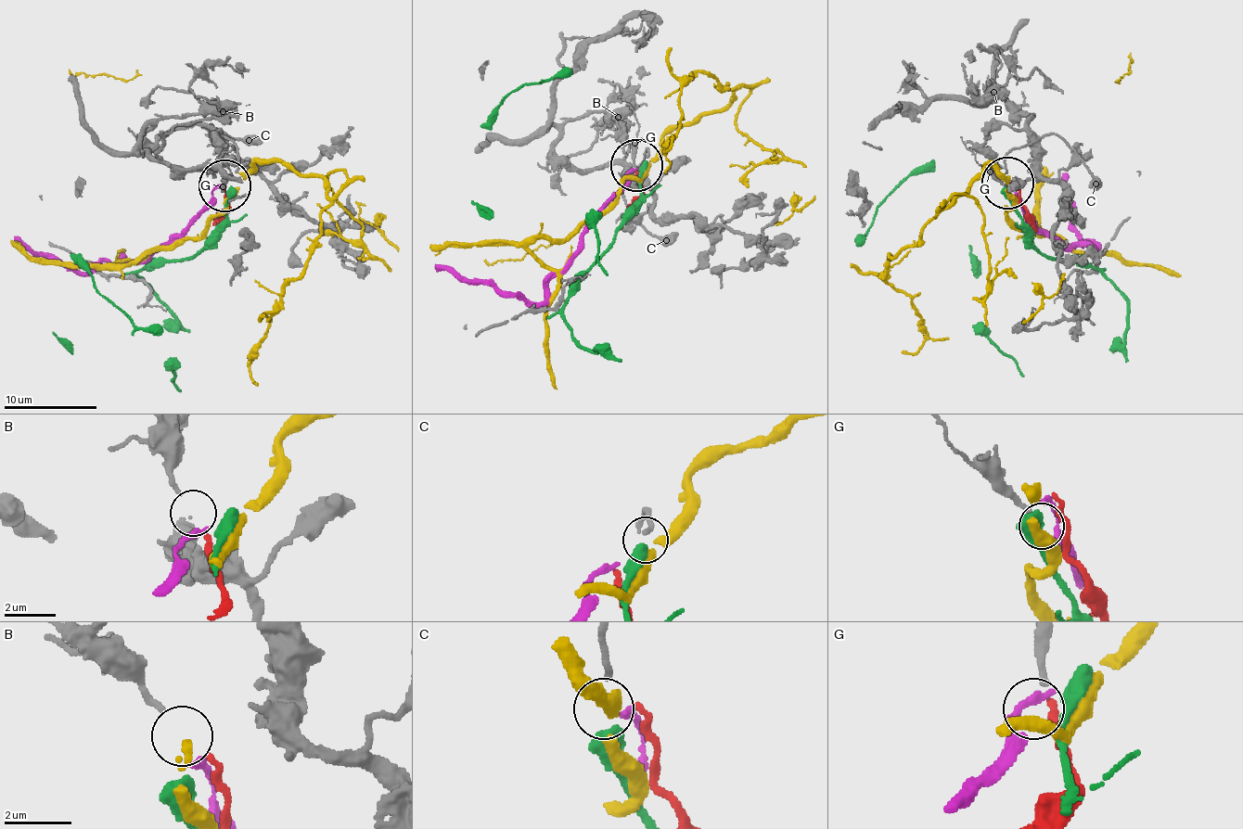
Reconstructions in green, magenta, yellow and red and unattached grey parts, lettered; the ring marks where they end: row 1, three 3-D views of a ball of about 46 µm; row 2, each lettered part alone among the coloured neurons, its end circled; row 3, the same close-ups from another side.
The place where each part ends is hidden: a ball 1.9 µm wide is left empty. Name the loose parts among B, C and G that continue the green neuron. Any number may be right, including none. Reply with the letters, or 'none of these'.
C

